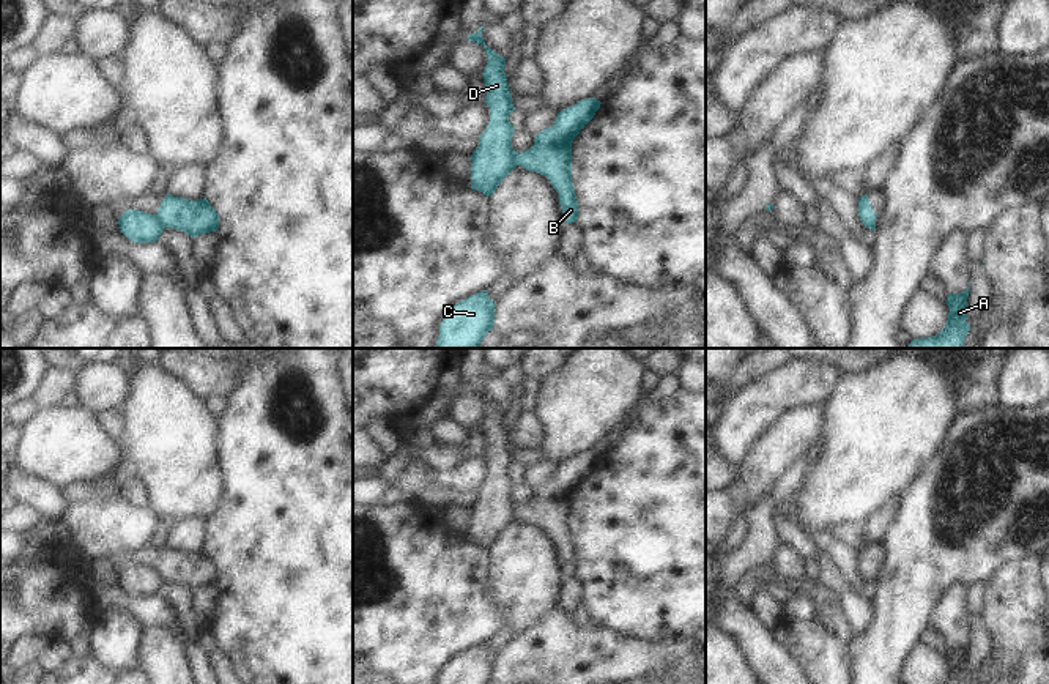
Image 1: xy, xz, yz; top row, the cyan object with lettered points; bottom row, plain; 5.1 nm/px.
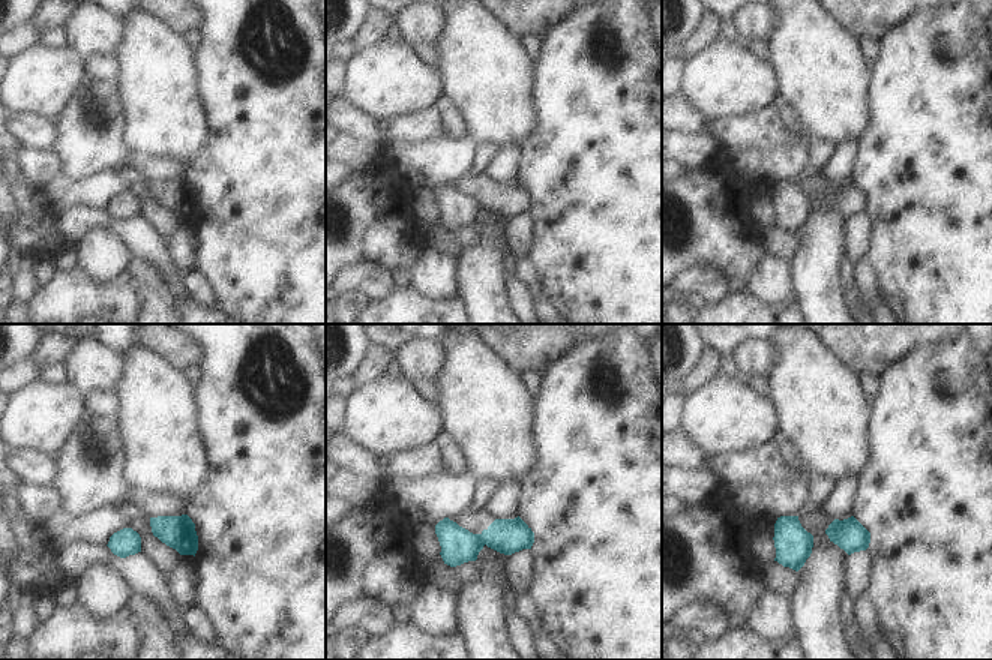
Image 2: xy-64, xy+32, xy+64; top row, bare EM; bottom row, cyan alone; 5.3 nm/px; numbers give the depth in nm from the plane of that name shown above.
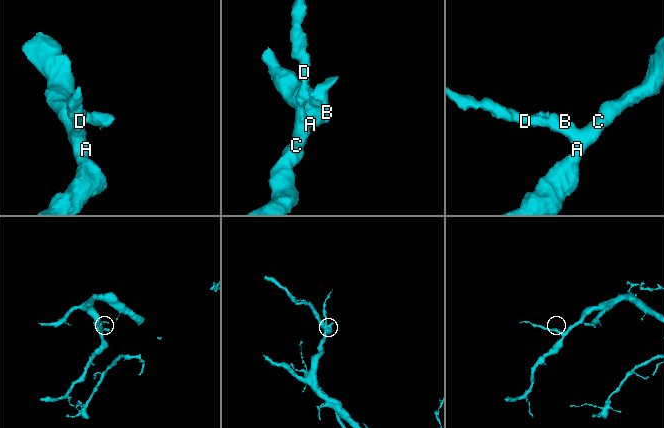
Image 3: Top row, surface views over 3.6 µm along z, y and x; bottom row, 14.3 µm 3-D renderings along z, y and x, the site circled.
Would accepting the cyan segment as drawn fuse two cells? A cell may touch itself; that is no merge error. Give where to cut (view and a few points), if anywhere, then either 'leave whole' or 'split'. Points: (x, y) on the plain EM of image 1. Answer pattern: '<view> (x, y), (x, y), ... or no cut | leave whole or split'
xy (156, 568), (166, 579) | split

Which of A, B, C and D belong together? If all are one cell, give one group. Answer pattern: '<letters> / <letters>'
A C D / B

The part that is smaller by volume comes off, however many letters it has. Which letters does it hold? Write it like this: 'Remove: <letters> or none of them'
Remove: B

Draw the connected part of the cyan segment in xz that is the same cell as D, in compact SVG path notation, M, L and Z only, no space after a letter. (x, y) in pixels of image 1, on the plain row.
M482 378L468 388L485 402L487 419L482 426L487 440L485 457L490 460L490 476L479 490L479 500L471 507L471 542L491 550L499 536L518 519L517 504L512 501L515 485L509 468L515 463L510 441L504 426L506 411L491 403L482 391Z

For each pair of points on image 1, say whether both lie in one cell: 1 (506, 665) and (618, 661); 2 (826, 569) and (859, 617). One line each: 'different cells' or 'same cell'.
1: same cell
2: same cell

